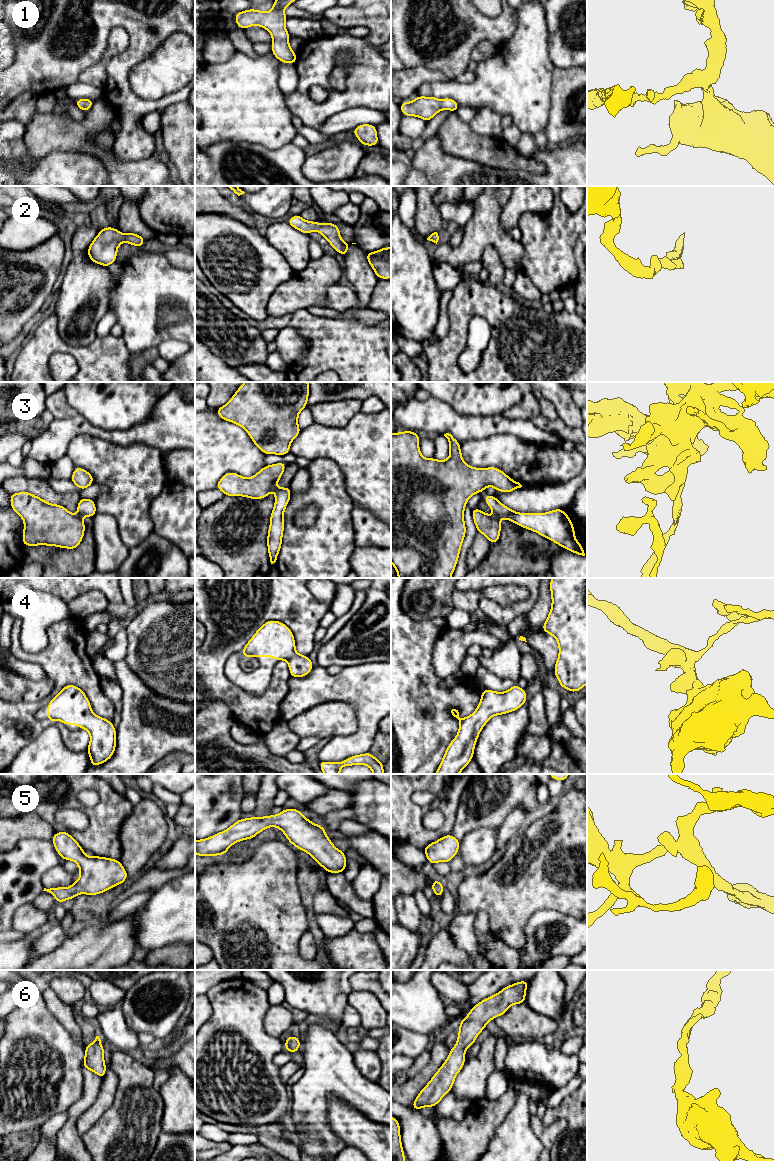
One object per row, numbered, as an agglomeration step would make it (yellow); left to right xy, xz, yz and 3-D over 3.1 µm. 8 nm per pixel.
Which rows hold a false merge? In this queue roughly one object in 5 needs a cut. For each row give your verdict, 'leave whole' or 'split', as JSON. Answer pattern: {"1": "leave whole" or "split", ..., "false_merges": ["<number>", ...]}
{"1": "leave whole", "2": "leave whole", "3": "leave whole", "4": "leave whole", "5": "leave whole", "6": "leave whole", "false_merges": []}

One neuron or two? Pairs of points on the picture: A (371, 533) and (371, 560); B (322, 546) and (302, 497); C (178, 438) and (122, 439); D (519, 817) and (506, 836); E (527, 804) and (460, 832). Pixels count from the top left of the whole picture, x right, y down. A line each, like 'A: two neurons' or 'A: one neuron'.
A: two neurons
B: one neuron
C: one neuron
D: one neuron
E: one neuron

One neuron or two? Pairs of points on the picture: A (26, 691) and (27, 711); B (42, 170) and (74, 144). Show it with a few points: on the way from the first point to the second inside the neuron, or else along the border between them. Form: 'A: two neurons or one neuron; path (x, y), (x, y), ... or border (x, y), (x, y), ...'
A: two neurons; border (49, 693), (37, 701), (10, 702)
B: two neurons; border (89, 153), (53, 150), (43, 157)

